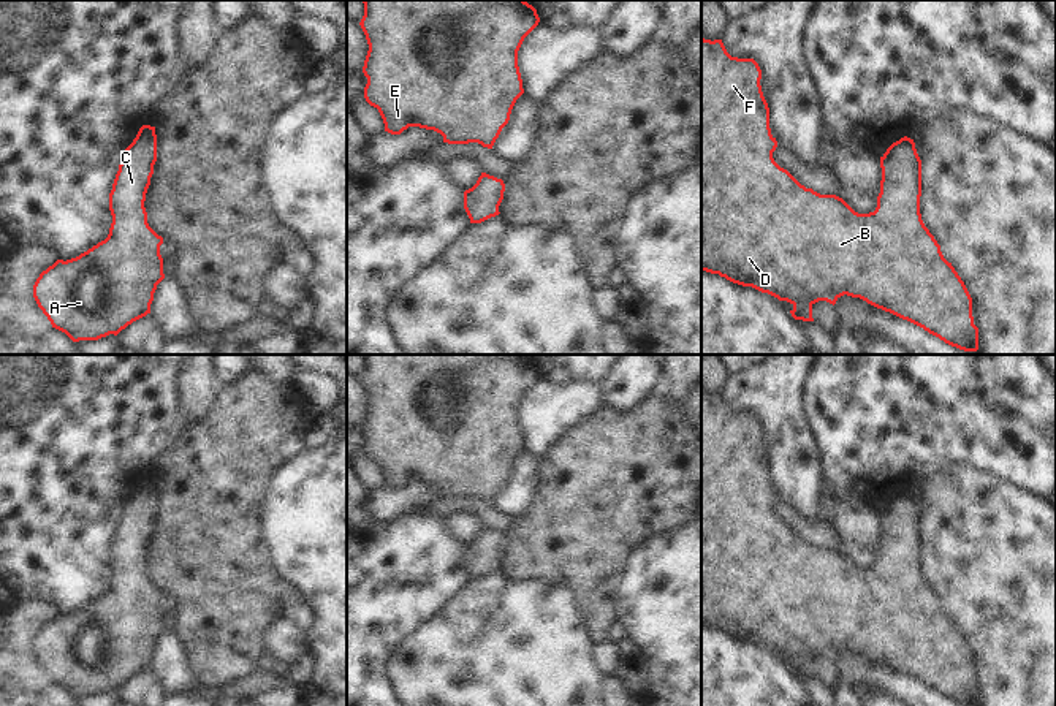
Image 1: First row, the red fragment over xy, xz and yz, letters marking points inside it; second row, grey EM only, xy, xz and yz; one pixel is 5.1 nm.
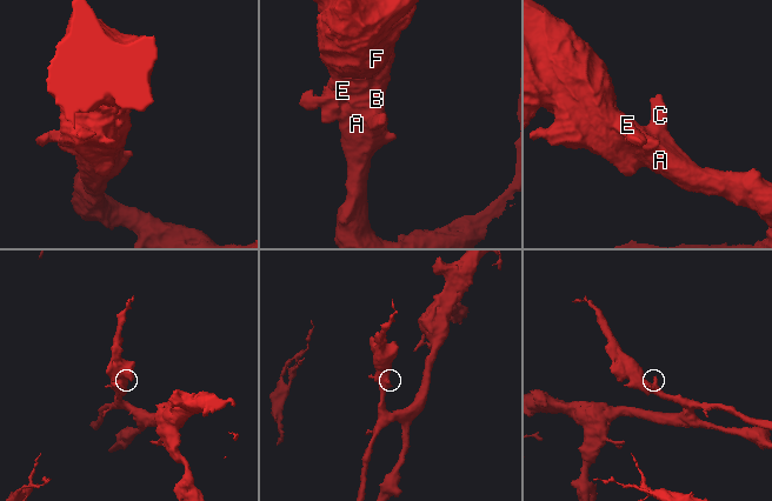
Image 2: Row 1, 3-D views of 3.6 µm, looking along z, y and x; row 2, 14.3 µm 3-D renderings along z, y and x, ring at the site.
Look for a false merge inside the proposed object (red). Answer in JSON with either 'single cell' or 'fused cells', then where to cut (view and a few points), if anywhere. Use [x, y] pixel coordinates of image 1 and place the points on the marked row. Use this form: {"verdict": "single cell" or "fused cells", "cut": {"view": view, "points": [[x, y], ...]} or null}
{"verdict": "single cell", "cut": null}

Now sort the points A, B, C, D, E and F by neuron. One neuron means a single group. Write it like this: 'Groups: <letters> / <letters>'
Groups: A B C D E F.

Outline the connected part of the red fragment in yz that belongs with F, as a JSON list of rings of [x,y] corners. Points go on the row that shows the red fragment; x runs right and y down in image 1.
[[[701,38],[701,271],[790,302],[795,320],[814,321],[815,302],[834,306],[847,294],[907,320],[952,347],[977,351],[978,328],[974,325],[972,298],[921,220],[921,160],[914,139],[901,138],[880,157],[877,207],[858,214],[836,195],[806,188],[774,161],[777,141],[771,135],[769,108],[760,79],[762,70],[754,59],[731,57],[722,40]]]

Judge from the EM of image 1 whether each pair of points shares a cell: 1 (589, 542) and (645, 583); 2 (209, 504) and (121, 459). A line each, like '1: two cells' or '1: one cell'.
1: two cells
2: two cells

